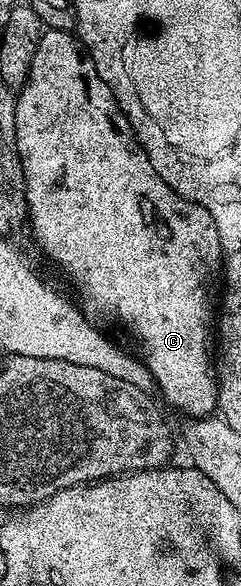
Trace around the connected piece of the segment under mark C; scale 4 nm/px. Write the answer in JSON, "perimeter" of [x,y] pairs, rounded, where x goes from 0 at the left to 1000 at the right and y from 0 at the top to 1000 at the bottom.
{"perimeter":[[[187,49],[174,68],[149,72],[149,87],[141,89],[141,109],[124,109],[124,130],[116,140],[100,145],[100,152],[79,155],[66,171],[66,244],[75,246],[75,266],[83,268],[83,278],[91,280],[91,294],[100,295],[100,326],[108,328],[108,341],[116,343],[116,379],[124,387],[133,386],[133,399],[149,404],[158,418],[183,425],[183,433],[220,447],[232,454],[253,454],[257,459],[282,466],[290,480],[315,486],[315,495],[332,500],[332,509],[349,514],[344,524],[361,529],[386,529],[398,536],[452,536],[465,543],[485,543],[498,549],[519,549],[531,555],[531,563],[552,570],[556,575],[581,582],[589,590],[589,616],[614,625],[622,635],[639,642],[639,648],[651,652],[651,662],[660,666],[660,677],[685,679],[705,691],[730,700],[751,700],[755,705],[772,706],[784,715],[842,713],[876,708],[884,701],[900,698],[905,688],[896,683],[896,660],[905,657],[900,647],[888,643],[888,625],[863,619],[863,555],[884,555],[888,536],[863,531],[863,500],[880,495],[880,480],[900,480],[905,469],[921,461],[921,432],[913,433],[913,420],[921,420],[921,408],[905,403],[905,392],[892,389],[888,375],[871,369],[871,362],[855,362],[851,355],[826,352],[813,345],[772,341],[755,334],[739,334],[734,328],[722,328],[718,321],[705,321],[705,314],[689,314],[689,307],[672,307],[672,302],[656,300],[651,294],[639,294],[639,285],[622,280],[622,273],[606,266],[598,251],[564,241],[564,227],[548,224],[548,213],[535,212],[531,201],[498,189],[498,179],[473,171],[473,164],[456,157],[456,150],[440,143],[440,137],[423,137],[423,130],[407,130],[407,116],[382,108],[382,101],[365,97],[344,77],[324,70],[311,56],[274,51],[203,51]]]}

